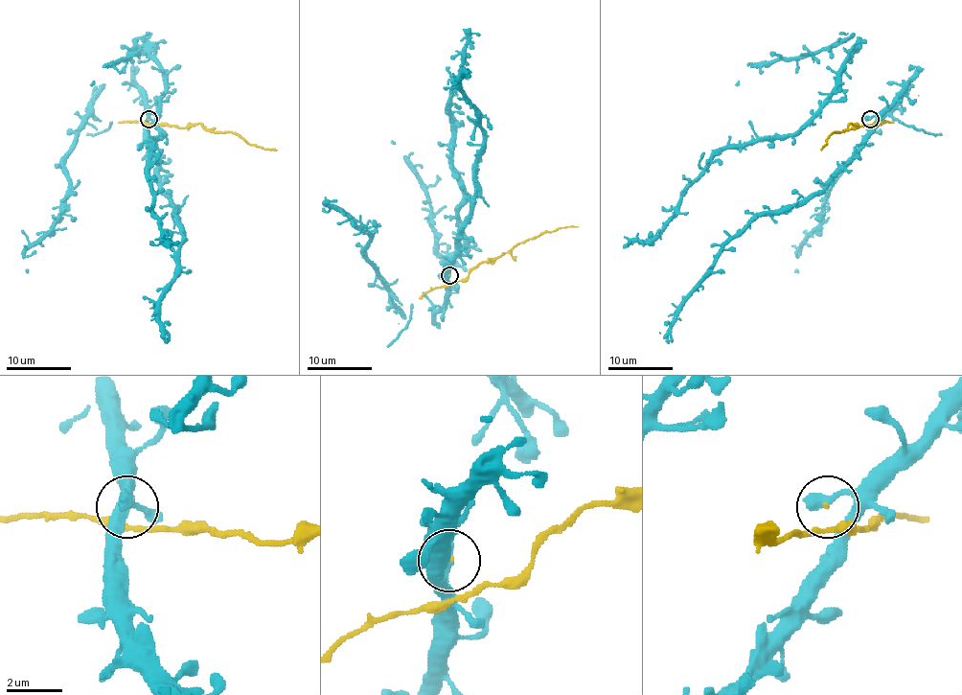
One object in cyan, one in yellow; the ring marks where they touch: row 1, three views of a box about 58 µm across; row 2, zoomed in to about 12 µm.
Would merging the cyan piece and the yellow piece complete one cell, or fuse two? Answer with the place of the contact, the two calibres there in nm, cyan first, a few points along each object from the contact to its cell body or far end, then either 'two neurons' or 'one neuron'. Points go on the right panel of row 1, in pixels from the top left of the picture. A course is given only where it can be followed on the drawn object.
at (870, 119); 440 nm thick on the cyan side, 50 nm on the other; cyan runs (870, 118), (877, 123), (865, 144), (820, 191), (787, 212), (757, 213), (737, 233), (683, 304), (667, 342); yellow runs (870, 120), (875, 125), (858, 127), (851, 123), (846, 129), (834, 132), (822, 150); one neuron

